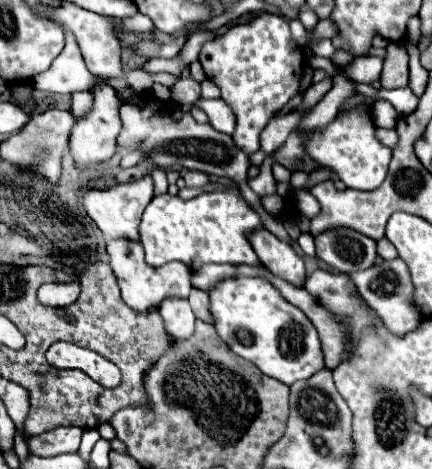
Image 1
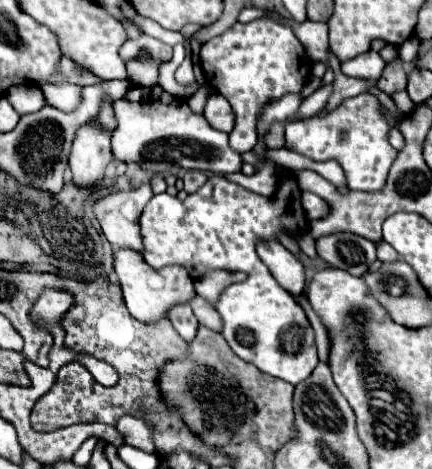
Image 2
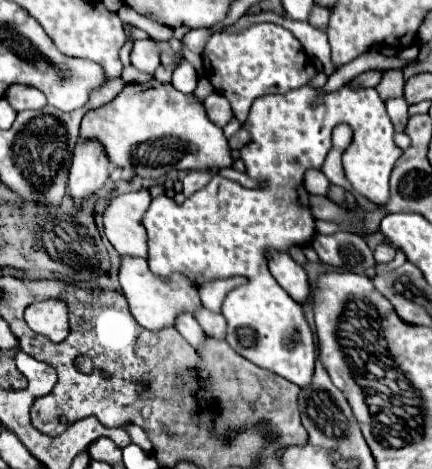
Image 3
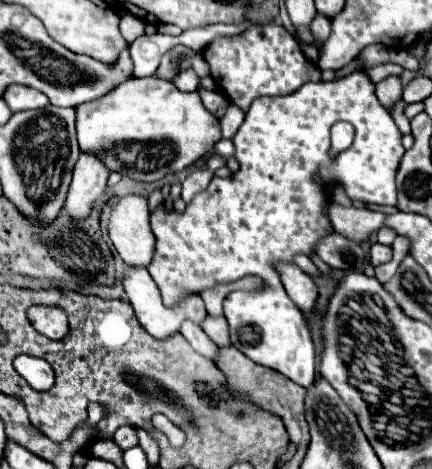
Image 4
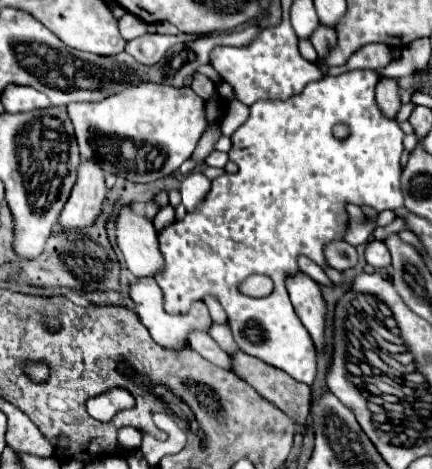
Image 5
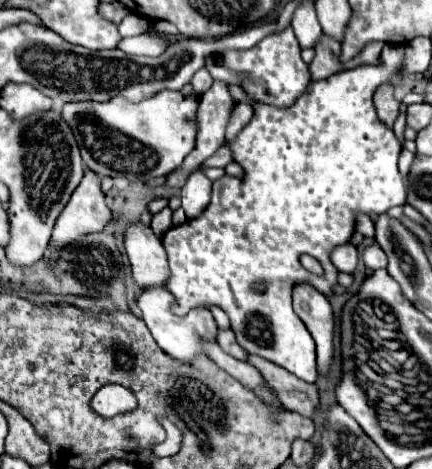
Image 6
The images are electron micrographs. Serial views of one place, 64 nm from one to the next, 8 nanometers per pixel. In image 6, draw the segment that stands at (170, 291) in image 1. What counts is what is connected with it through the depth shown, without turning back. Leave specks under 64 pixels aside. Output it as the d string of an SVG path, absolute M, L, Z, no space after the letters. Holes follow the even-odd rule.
M146 288L138 296L138 308L142 310L142 320L146 322L146 326L152 334L152 338L156 340L156 344L168 356L172 356L176 360L182 360L182 362L190 362L196 356L204 354L204 340L216 342L218 326L212 318L212 312L206 310L206 308L194 308L186 316L176 316L172 312L172 304L174 304L174 296L166 288Z

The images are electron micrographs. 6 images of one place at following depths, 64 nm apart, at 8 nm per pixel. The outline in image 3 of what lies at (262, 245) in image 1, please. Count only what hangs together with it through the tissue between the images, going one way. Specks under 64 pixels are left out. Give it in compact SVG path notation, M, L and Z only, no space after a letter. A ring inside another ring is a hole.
M272 252L272 256L268 256L268 266L270 266L272 276L290 294L292 300L296 300L298 304L308 302L308 298L312 294L312 286L308 282L304 268L300 264L296 264L290 258L290 254Z

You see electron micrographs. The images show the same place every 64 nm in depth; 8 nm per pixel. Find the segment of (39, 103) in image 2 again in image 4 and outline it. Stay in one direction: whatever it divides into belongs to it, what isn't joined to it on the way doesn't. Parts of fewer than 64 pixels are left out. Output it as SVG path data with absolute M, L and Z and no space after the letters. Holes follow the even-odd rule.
M10 84L2 98L12 112L38 110L38 108L44 108L50 104L48 96L44 96L42 92L36 92L36 88L28 88L28 86L20 86L20 84Z

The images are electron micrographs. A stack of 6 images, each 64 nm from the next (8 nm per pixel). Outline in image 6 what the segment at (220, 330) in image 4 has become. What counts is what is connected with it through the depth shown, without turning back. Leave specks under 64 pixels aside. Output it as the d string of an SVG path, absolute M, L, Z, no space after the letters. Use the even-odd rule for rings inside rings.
M220 330L218 332L218 344L224 352L234 356L236 360L248 360L248 352L244 352L244 348L240 348L240 344L236 344L236 336L232 330Z

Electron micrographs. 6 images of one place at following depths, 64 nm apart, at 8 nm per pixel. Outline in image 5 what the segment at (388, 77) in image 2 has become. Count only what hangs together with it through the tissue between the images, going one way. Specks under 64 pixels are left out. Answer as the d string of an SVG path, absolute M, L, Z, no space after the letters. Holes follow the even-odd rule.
M382 78L376 86L376 104L384 112L386 118L394 118L400 110L400 96L398 96L398 84L392 78Z

